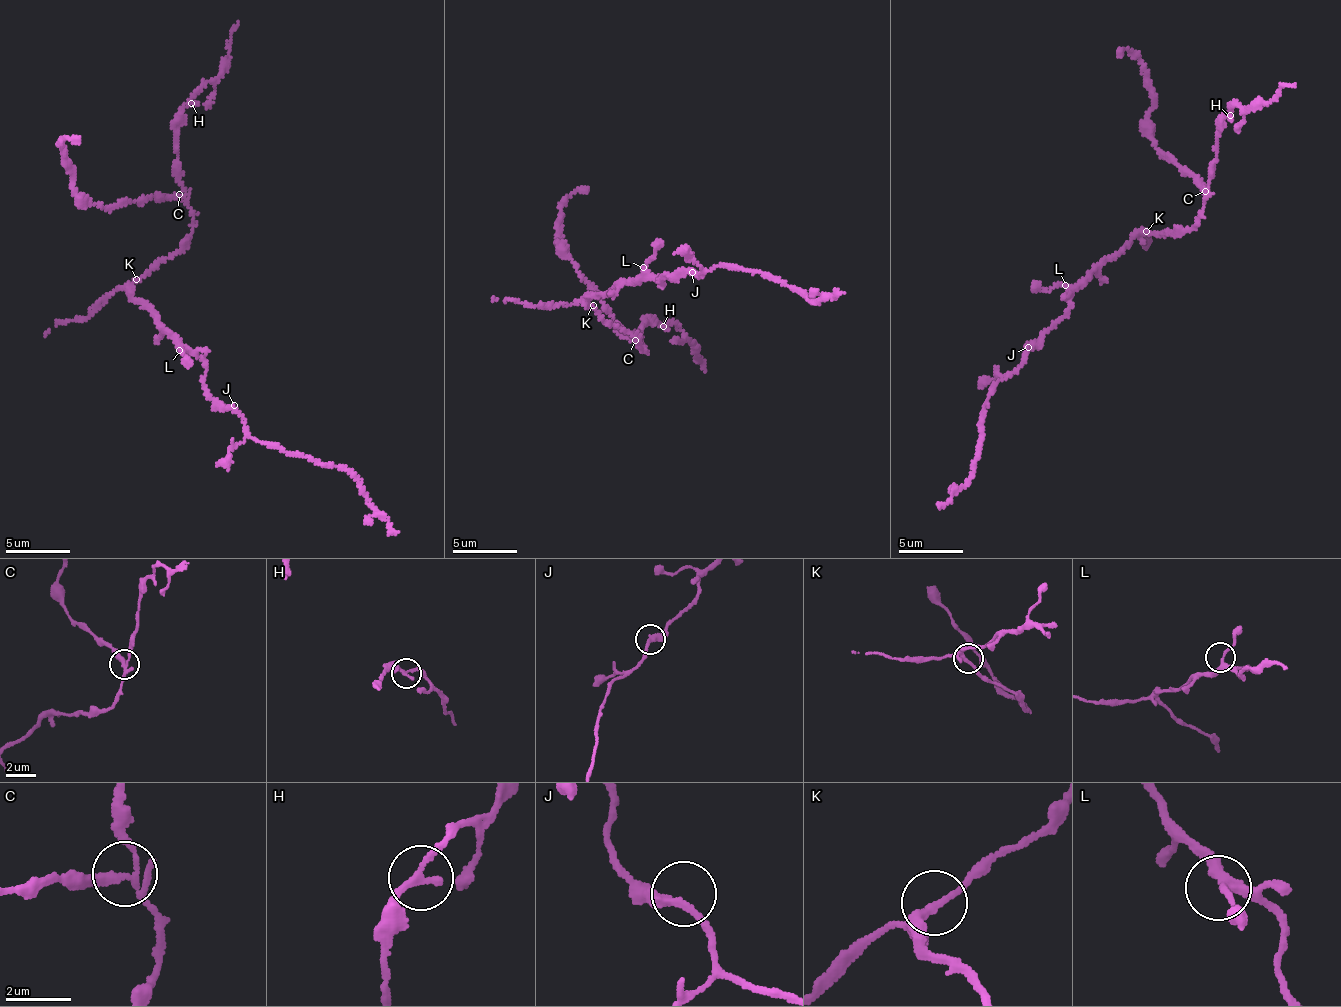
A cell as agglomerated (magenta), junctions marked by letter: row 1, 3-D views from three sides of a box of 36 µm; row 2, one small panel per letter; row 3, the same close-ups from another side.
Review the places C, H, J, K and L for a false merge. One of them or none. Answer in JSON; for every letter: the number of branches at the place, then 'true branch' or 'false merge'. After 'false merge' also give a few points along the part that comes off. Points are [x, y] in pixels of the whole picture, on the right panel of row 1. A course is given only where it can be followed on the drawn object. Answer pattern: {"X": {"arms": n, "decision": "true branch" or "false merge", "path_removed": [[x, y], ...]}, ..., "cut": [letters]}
{"C": {"arms": 4, "decision": "false merge", "path_removed": [[1206, 191], [1161, 154], [1148, 117], [1152, 93], [1139, 55], [1118, 51]]}, "H": {"arms": 2, "decision": "true branch"}, "J": {"arms": 2, "decision": "true branch"}, "K": {"arms": 4, "decision": "true branch"}, "L": {"arms": 3, "decision": "true branch"}, "cut": ["C"]}

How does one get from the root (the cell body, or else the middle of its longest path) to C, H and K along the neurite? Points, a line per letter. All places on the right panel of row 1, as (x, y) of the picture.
C: (1121, 251), (1138, 234), (1155, 233), (1160, 237), (1190, 229), (1204, 207), (1206, 191)
H: (1121, 251), (1138, 234), (1160, 237), (1196, 224), (1212, 177), (1220, 121), (1230, 115)
K: (1121, 251), (1138, 234), (1146, 231)

